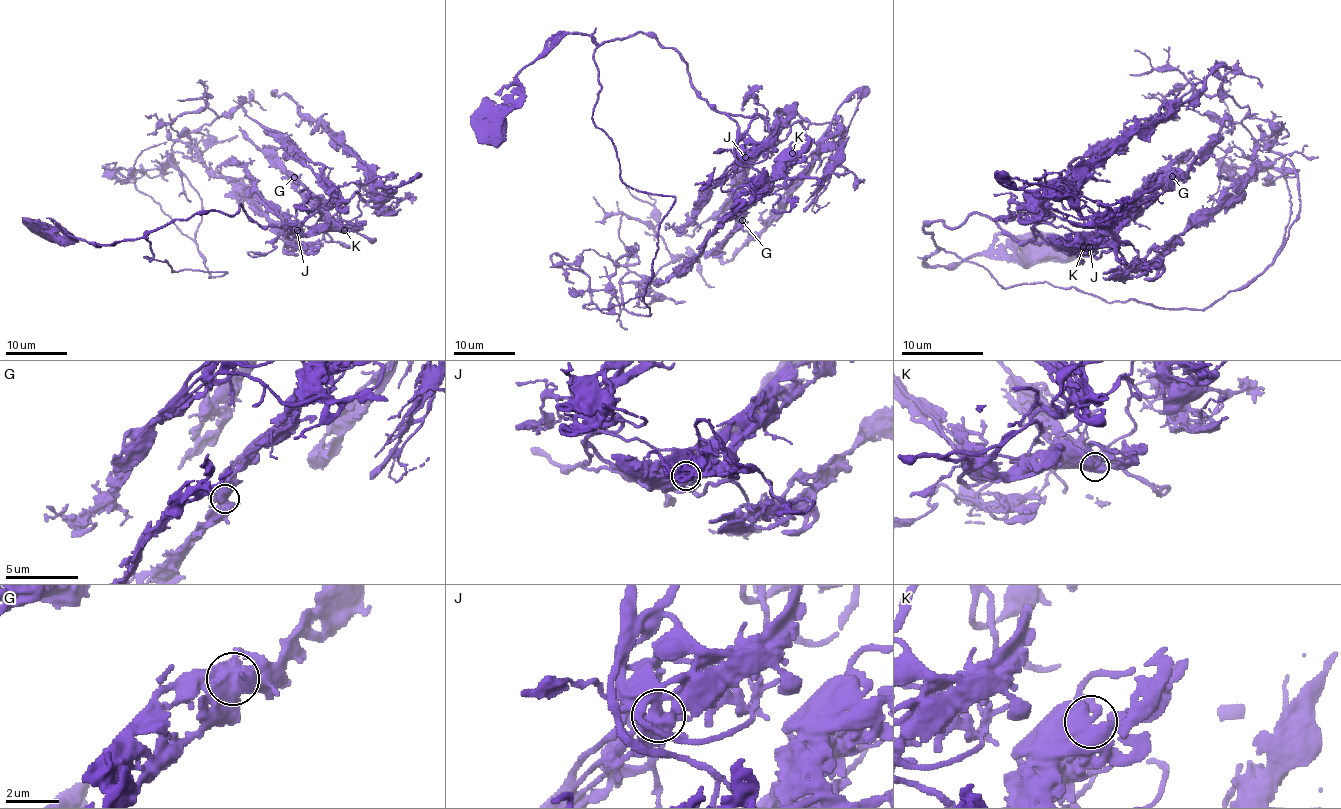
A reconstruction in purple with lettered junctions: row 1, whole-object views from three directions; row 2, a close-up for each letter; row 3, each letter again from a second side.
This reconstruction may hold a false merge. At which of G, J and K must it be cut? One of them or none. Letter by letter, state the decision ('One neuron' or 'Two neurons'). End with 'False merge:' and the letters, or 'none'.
G: One neuron
J: One neuron
K: One neuron
False merge: none

